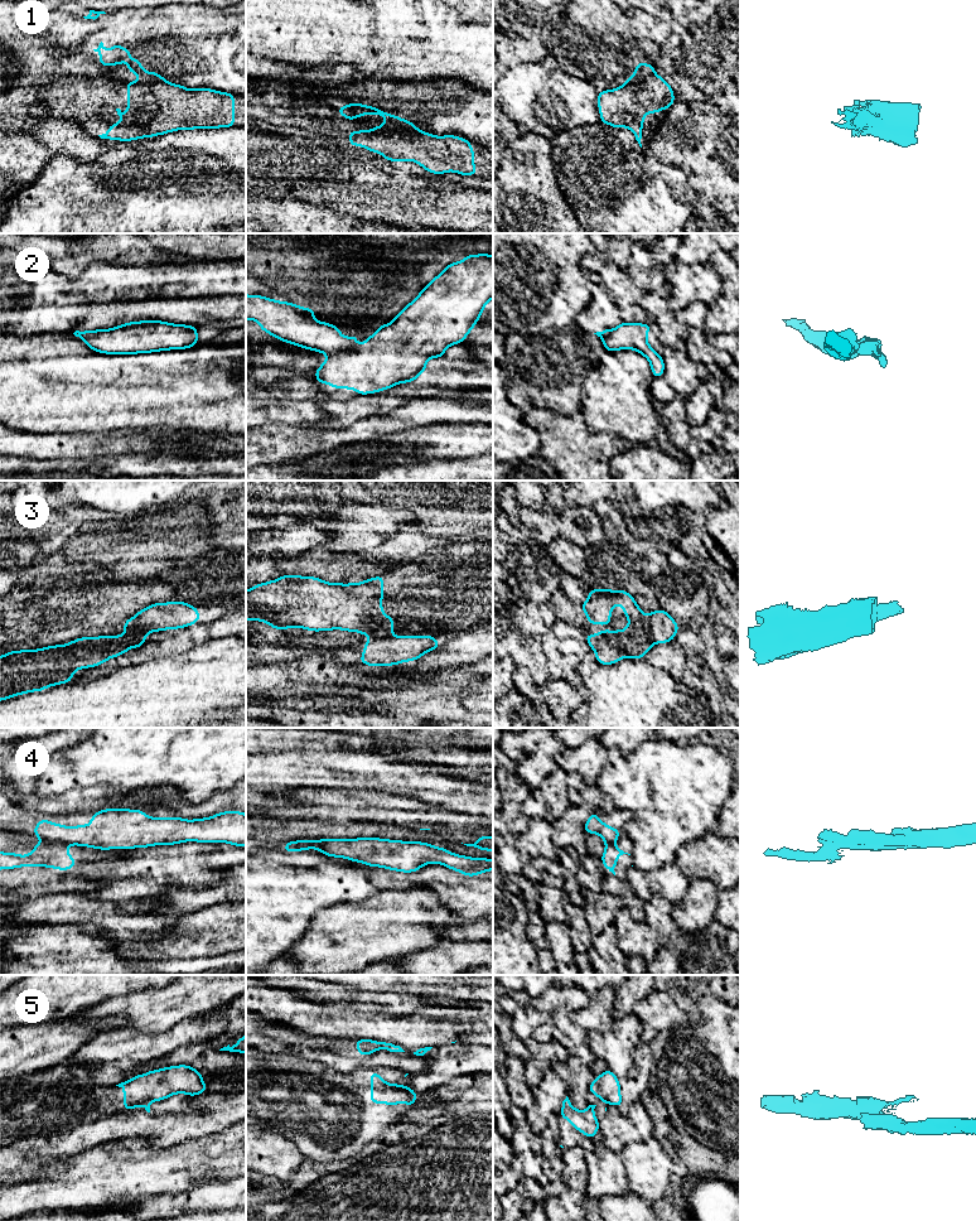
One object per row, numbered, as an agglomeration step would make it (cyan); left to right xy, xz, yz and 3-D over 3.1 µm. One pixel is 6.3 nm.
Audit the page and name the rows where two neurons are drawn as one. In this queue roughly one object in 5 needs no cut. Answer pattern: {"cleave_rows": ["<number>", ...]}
{"cleave_rows": ["1", "2", "3", "4", "5"]}

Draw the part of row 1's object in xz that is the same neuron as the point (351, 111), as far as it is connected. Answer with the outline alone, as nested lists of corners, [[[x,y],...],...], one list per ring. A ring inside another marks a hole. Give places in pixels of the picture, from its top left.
[[[362,102],[348,103],[343,107],[337,107],[337,112],[351,121],[356,120],[358,116],[364,116],[364,115],[378,115],[386,117],[387,120],[383,122],[383,126],[386,126],[388,130],[397,130],[400,127],[414,125],[412,121],[407,121],[398,116],[391,115],[388,111],[382,111],[373,106],[366,106]]]

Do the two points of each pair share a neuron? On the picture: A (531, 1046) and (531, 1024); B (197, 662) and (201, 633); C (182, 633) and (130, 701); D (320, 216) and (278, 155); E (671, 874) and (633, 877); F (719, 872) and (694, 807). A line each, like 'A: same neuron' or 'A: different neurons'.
A: different neurons
B: different neurons
C: different neurons
D: different neurons
E: same neuron
F: different neurons

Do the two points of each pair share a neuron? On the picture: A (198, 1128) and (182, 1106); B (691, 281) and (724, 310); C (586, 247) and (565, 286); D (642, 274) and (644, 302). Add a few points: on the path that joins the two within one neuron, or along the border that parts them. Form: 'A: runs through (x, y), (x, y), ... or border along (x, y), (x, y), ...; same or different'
A: border along (201, 1110), (160, 1113), (156, 1115); different
B: border along (714, 270), (720, 278), (721, 293), (709, 305); different
C: runs through (576, 255), (565, 266), (565, 276); same
D: border along (666, 281), (661, 286), (646, 293); different

